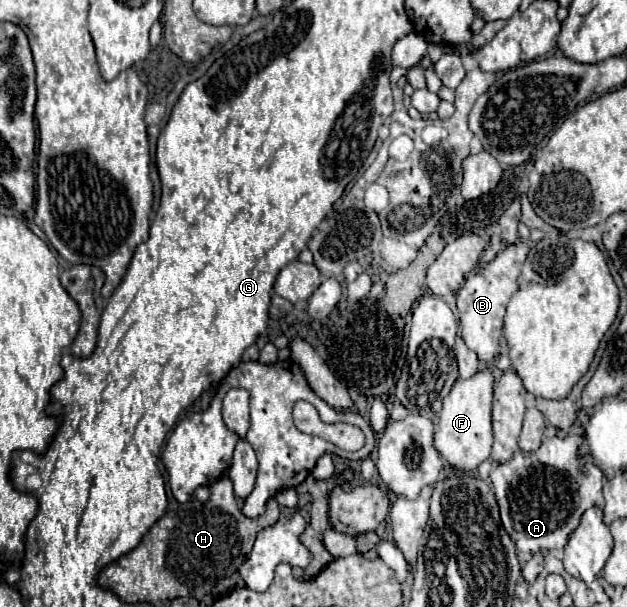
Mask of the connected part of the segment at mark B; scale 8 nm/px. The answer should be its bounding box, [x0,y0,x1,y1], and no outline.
[457,243,529,363]

